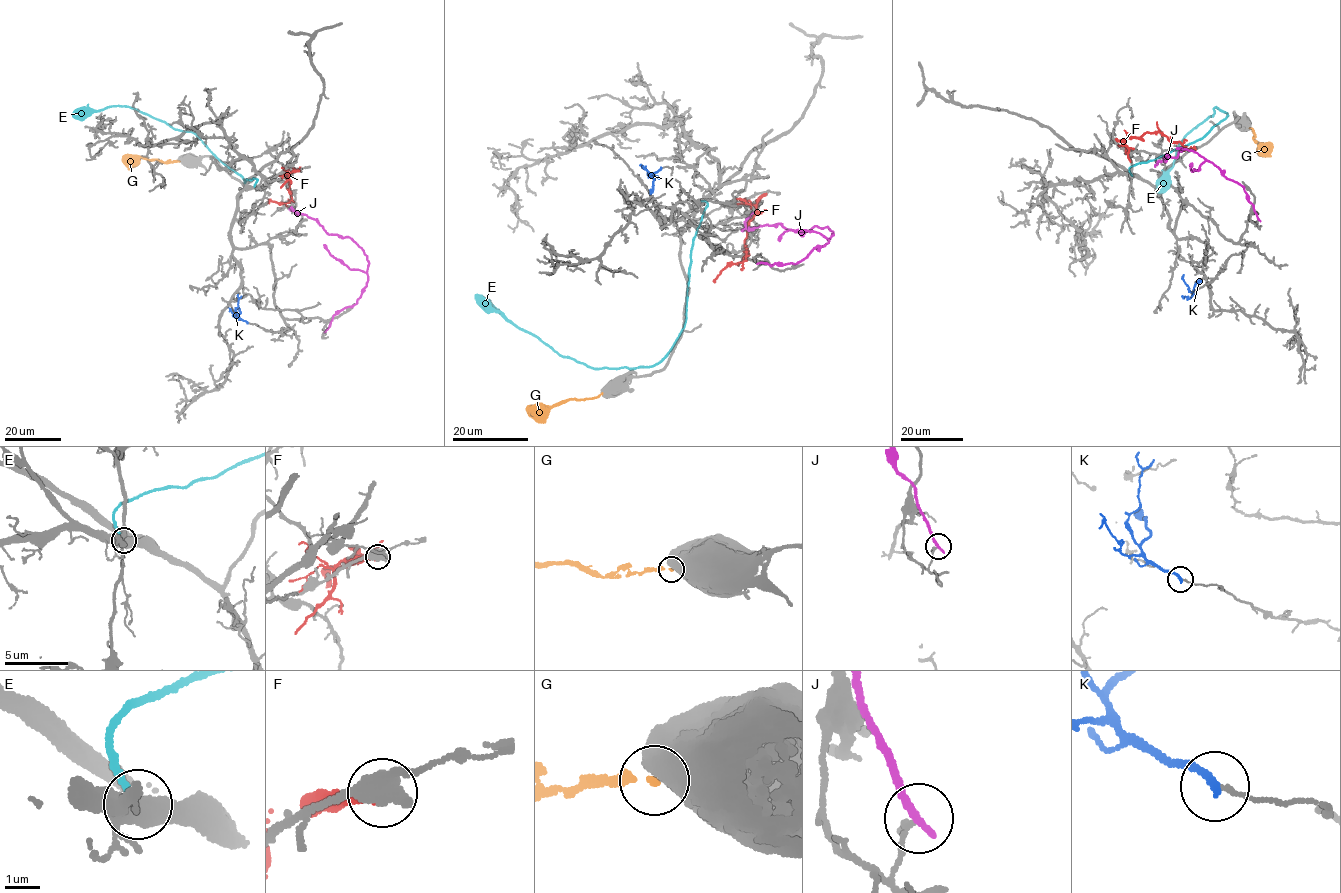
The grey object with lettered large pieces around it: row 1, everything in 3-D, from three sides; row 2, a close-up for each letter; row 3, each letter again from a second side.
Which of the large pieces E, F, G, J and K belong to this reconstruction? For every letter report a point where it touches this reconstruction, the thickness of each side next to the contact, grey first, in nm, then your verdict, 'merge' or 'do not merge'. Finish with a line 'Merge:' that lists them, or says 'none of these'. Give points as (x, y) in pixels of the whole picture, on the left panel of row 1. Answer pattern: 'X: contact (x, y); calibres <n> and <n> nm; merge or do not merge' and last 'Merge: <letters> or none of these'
E: contact (254, 186); calibres 550 and 200 nm; do not merge
F: contact (299, 170); calibres 400 and 360 nm; do not merge
G: contact (179, 161); calibres 850 and 150 nm; do not merge
J: contact (325, 331); calibres 90 and 280 nm; do not merge
K: contact (247, 322); calibres 110 and 200 nm; do not merge
Merge: none of these

